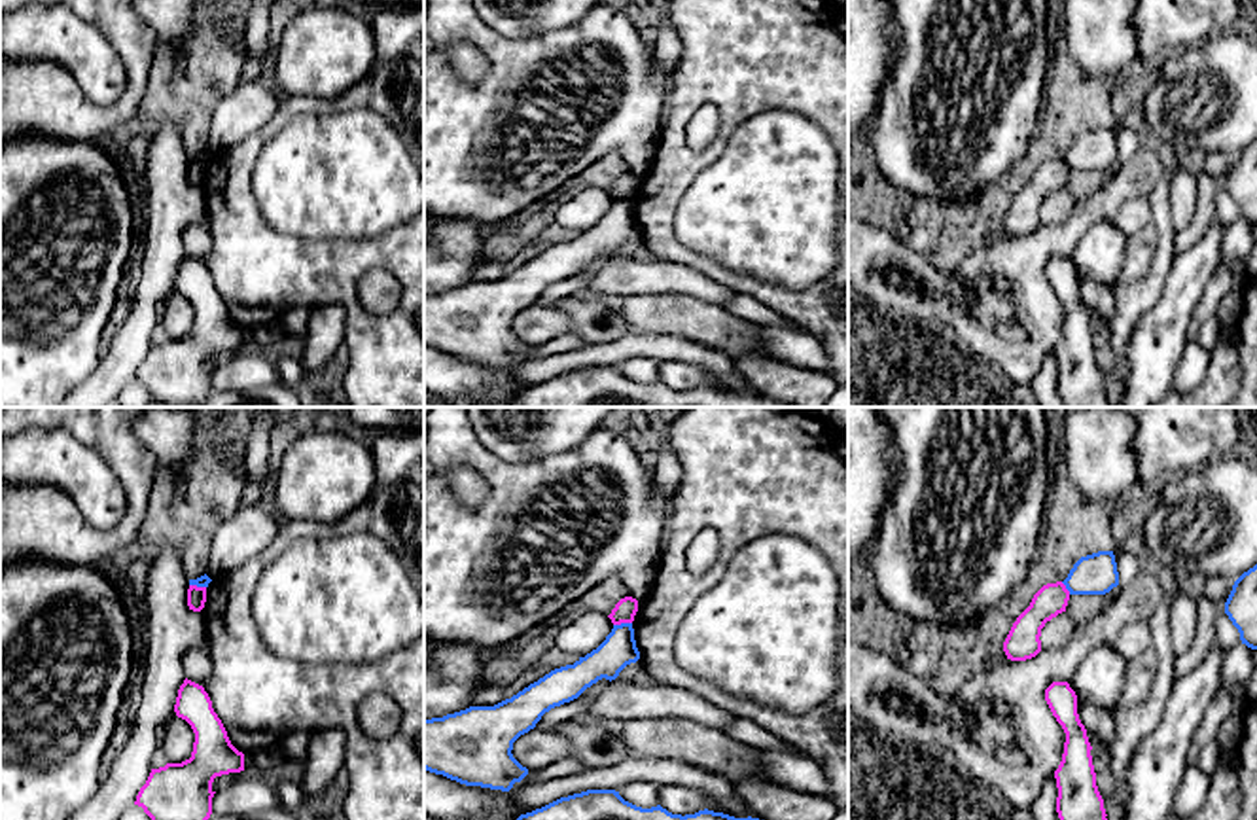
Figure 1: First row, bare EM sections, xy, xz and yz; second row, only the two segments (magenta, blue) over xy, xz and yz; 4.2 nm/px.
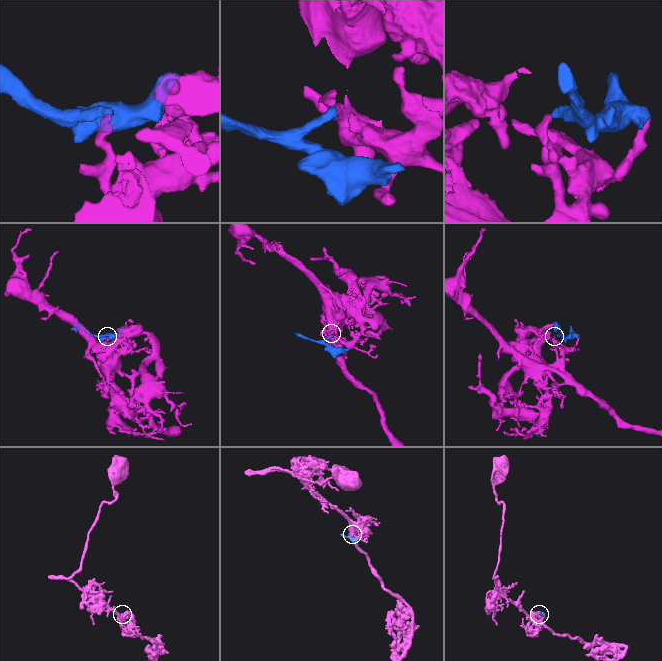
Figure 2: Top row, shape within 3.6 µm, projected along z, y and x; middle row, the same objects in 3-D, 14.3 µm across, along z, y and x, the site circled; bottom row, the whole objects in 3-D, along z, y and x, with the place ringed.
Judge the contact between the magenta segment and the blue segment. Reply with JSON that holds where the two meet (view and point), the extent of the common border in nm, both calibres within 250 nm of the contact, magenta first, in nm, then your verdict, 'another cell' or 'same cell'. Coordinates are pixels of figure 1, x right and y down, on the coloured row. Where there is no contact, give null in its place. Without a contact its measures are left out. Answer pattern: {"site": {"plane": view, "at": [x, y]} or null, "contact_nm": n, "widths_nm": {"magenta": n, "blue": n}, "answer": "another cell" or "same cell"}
{"site": {"plane": "xz", "at": [621, 622]}, "contact_nm": 80, "widths_nm": {"magenta": 90, "blue": 150}, "answer": "another cell"}

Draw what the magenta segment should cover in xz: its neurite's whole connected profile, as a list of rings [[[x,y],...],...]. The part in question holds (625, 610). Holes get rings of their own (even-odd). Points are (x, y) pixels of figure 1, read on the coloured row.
[[[625,597],[615,604],[615,608],[608,617],[611,619],[613,625],[632,623],[636,612],[638,612],[638,600],[632,597]]]

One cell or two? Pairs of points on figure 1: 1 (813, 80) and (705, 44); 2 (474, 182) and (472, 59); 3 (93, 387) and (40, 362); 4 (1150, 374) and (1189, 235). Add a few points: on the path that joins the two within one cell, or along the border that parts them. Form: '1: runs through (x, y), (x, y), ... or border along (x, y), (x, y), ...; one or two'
1: runs through (786, 53), (780, 48), (731, 44); one
2: border along (443, 48), (464, 80), (487, 74); two
3: border along (103, 353), (97, 368), (76, 387); two
4: border along (1214, 218), (1208, 230), (1178, 254); two

